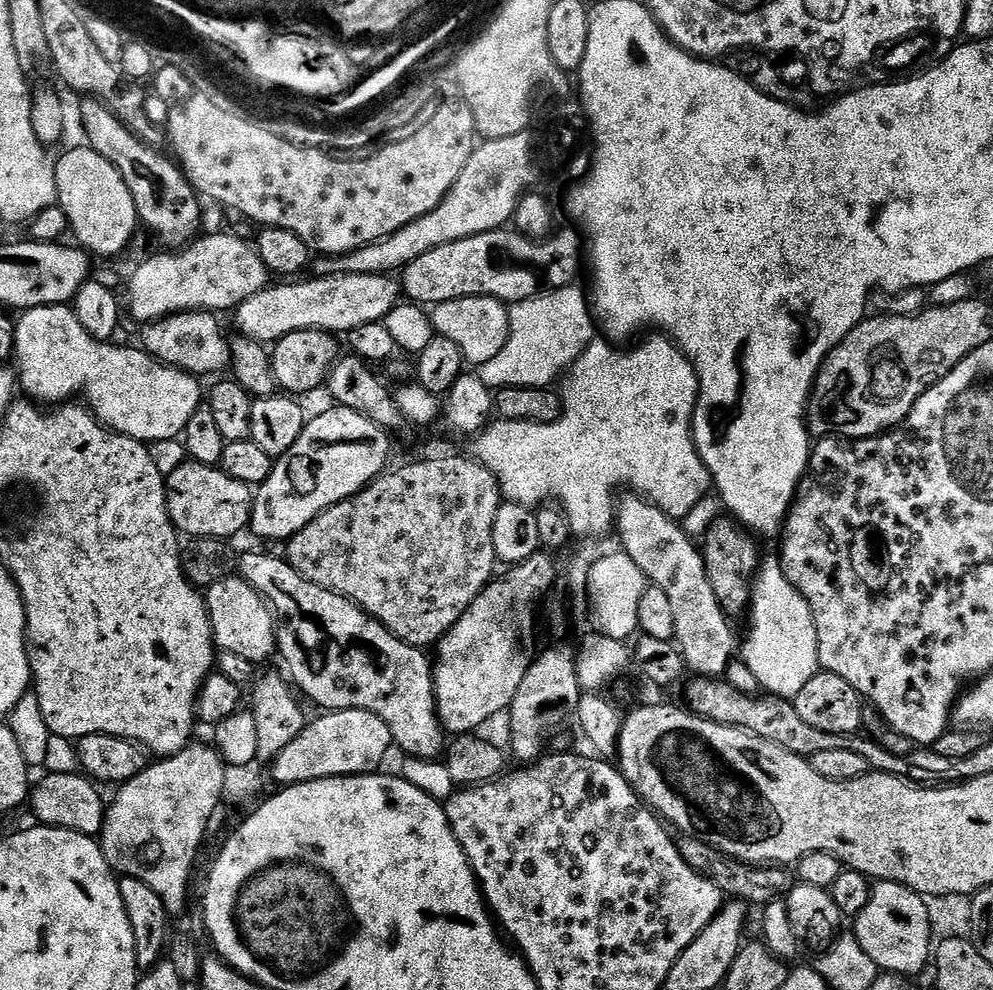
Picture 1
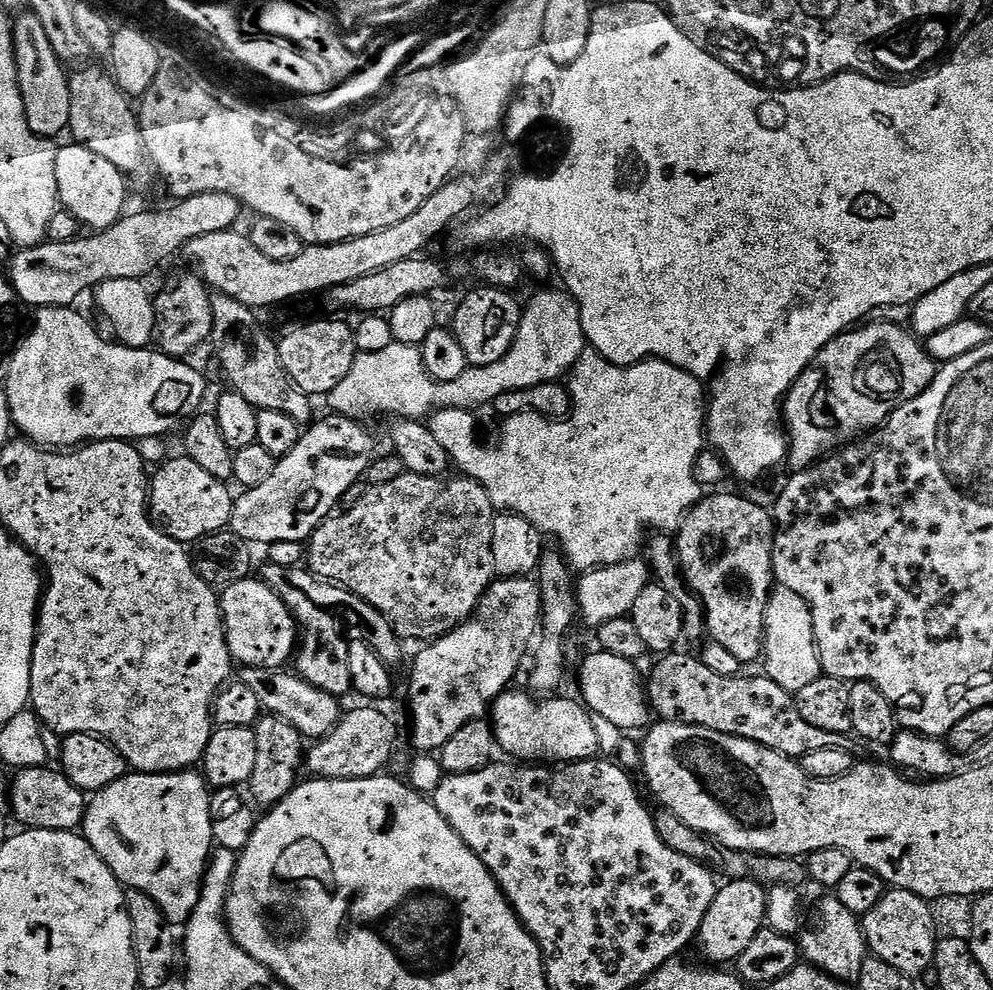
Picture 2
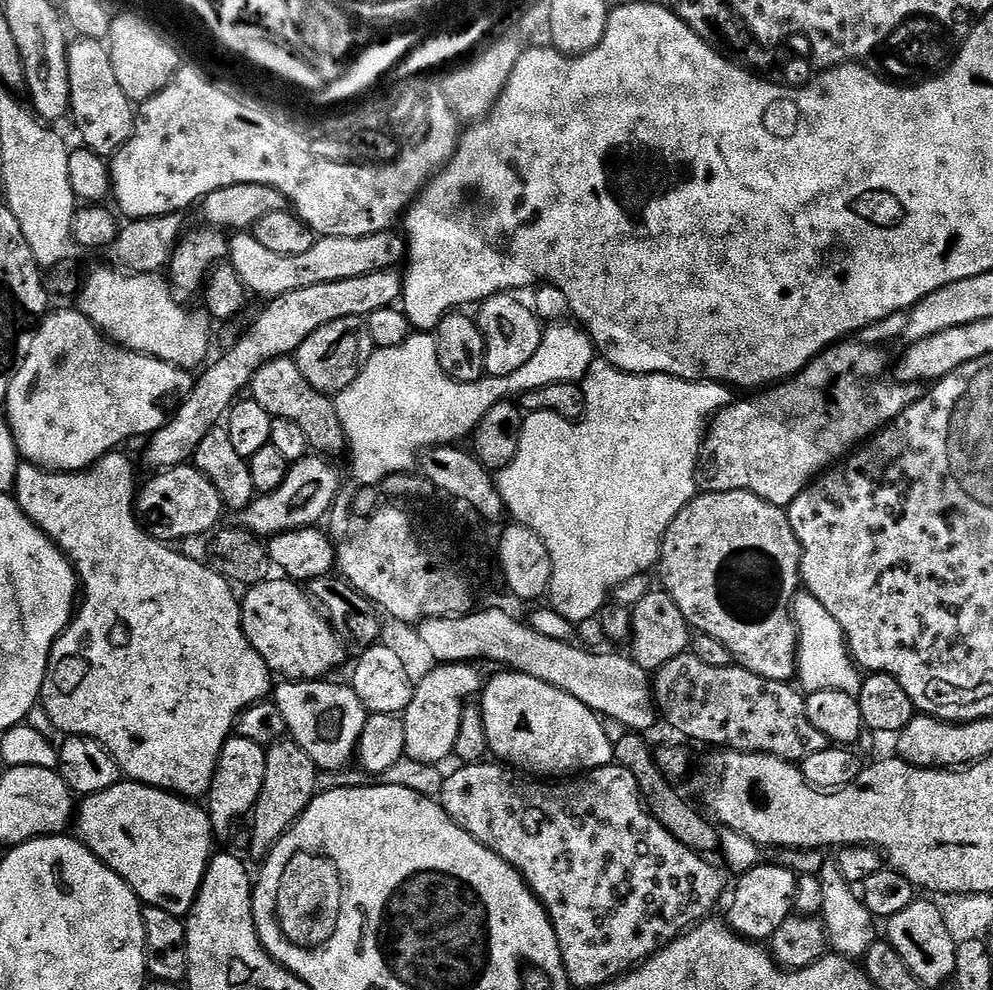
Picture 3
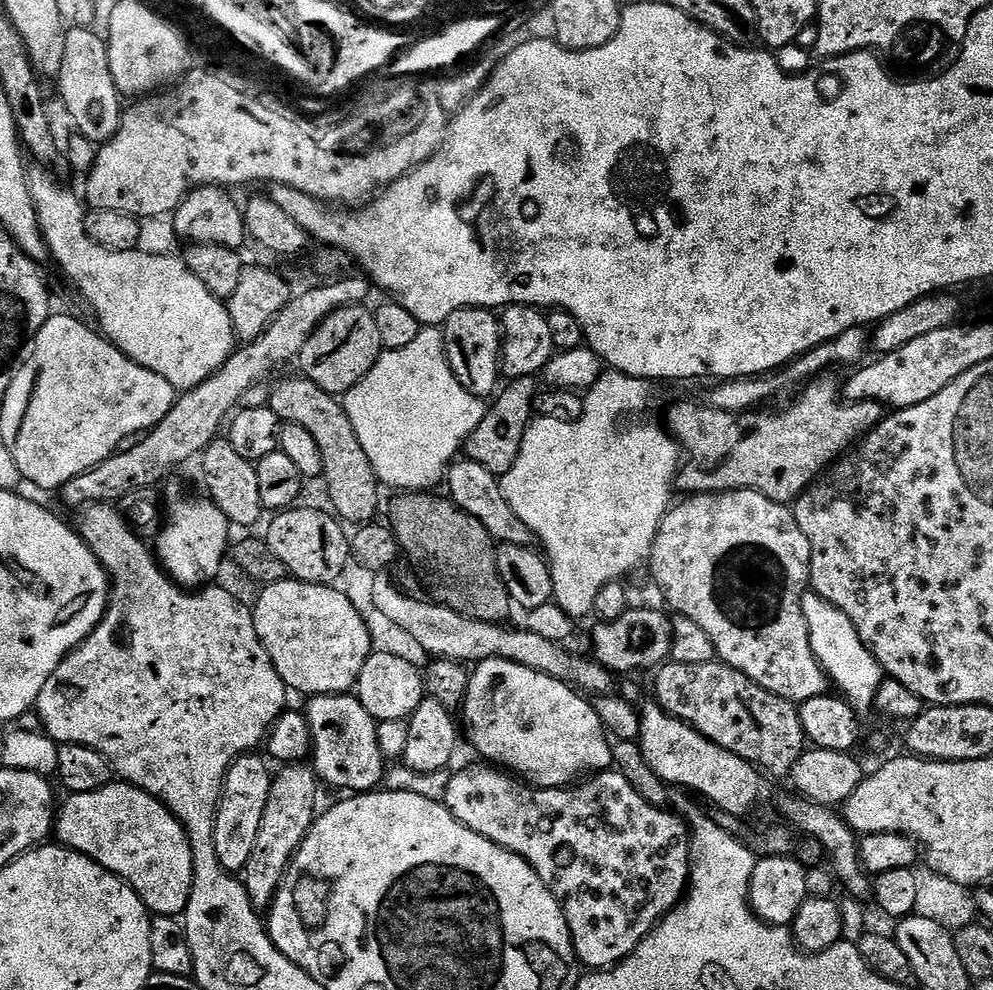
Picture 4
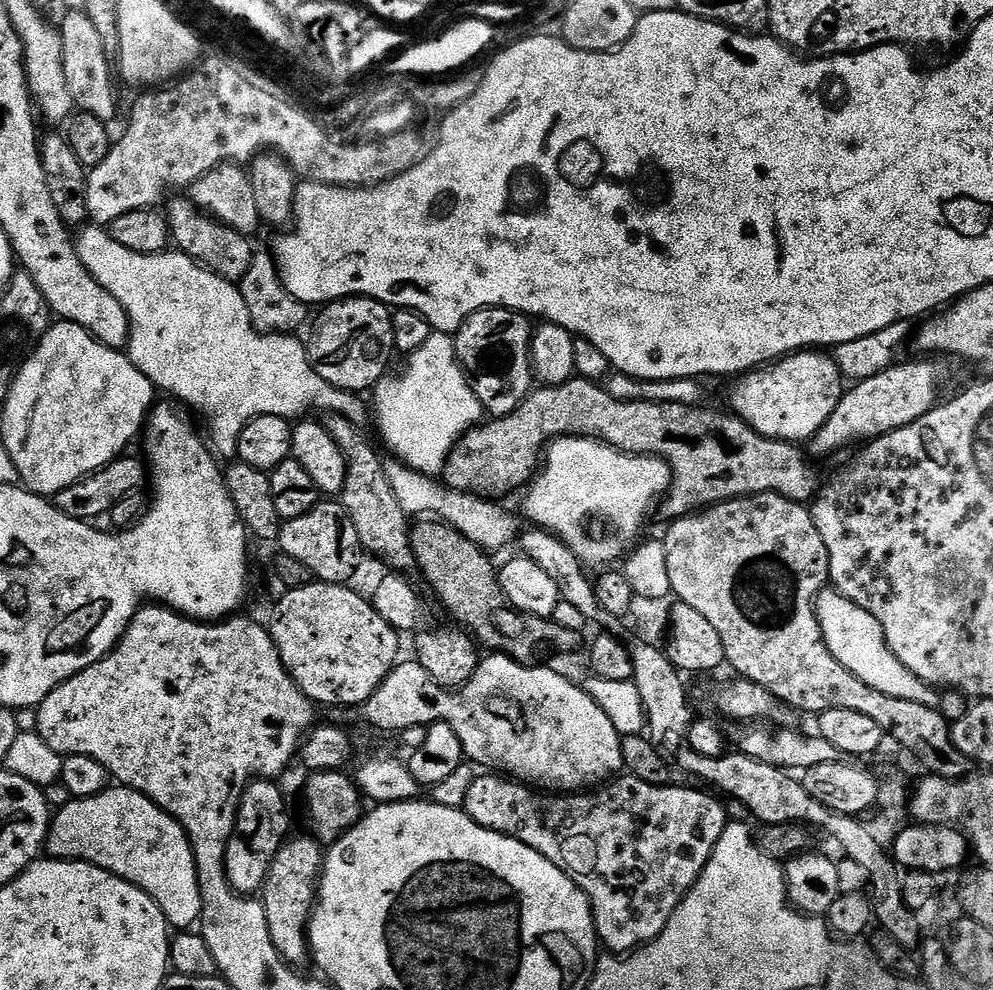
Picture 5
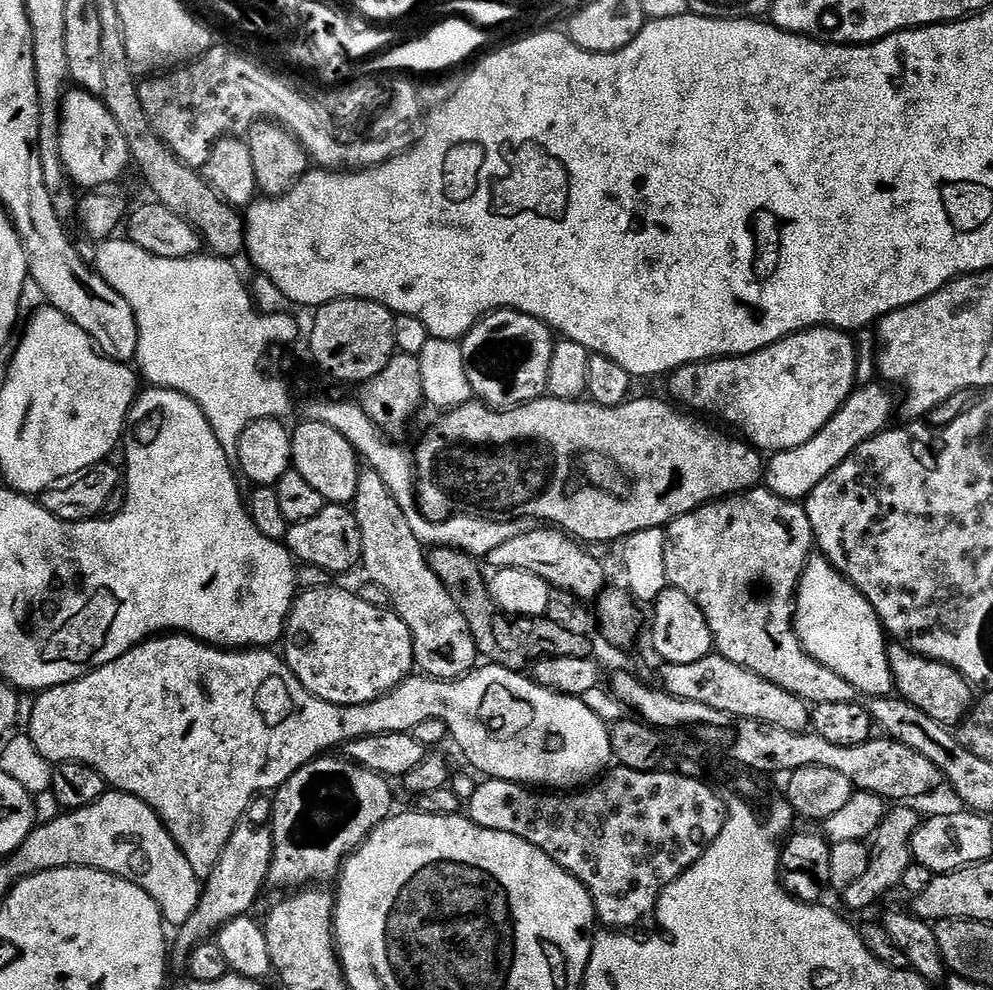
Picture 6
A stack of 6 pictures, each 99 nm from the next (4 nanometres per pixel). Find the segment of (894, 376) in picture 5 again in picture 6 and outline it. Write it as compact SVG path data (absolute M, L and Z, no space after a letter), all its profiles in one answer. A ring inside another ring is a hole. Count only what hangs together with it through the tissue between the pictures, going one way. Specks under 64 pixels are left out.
M880 382L857 387L847 402L830 418L830 422L826 422L826 426L822 426L822 430L810 438L810 442L802 442L802 446L790 450L771 453L762 473L763 487L783 500L807 501L814 486L818 486L822 478L826 478L846 457L854 454L862 442L874 438L893 423L892 396L887 390Z

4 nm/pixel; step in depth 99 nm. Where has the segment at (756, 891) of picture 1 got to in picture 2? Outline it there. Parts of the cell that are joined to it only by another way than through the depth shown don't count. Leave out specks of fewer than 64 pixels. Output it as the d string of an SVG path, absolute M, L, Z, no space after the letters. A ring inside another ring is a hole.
M660 810L659 813L657 811L654 819L662 842L666 842L666 846L670 846L670 850L678 850L678 854L686 854L686 858L706 864L713 870L721 868L726 874L725 877L736 878L741 874L747 874L751 879L757 880L765 886L783 886L795 889L799 889L800 884L807 885L809 883L808 865L803 859L794 856L762 856L755 852L736 852L733 848L726 848L721 852L717 841L686 826L686 822L682 822L682 818L678 818L672 812ZM720 855L724 855L724 860Z

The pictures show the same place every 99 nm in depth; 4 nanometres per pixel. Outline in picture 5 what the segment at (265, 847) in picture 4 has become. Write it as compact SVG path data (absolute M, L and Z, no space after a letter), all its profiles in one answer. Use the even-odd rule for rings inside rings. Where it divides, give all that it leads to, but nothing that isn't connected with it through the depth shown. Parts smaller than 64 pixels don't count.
M293 835L281 844L272 857L271 864L268 865L268 873L258 893L258 900L264 906L266 926L276 952L286 963L293 966L300 966L300 963L304 959L307 961L310 956L306 941L306 925L314 900L314 885L322 867L321 845L311 835L303 835Z

